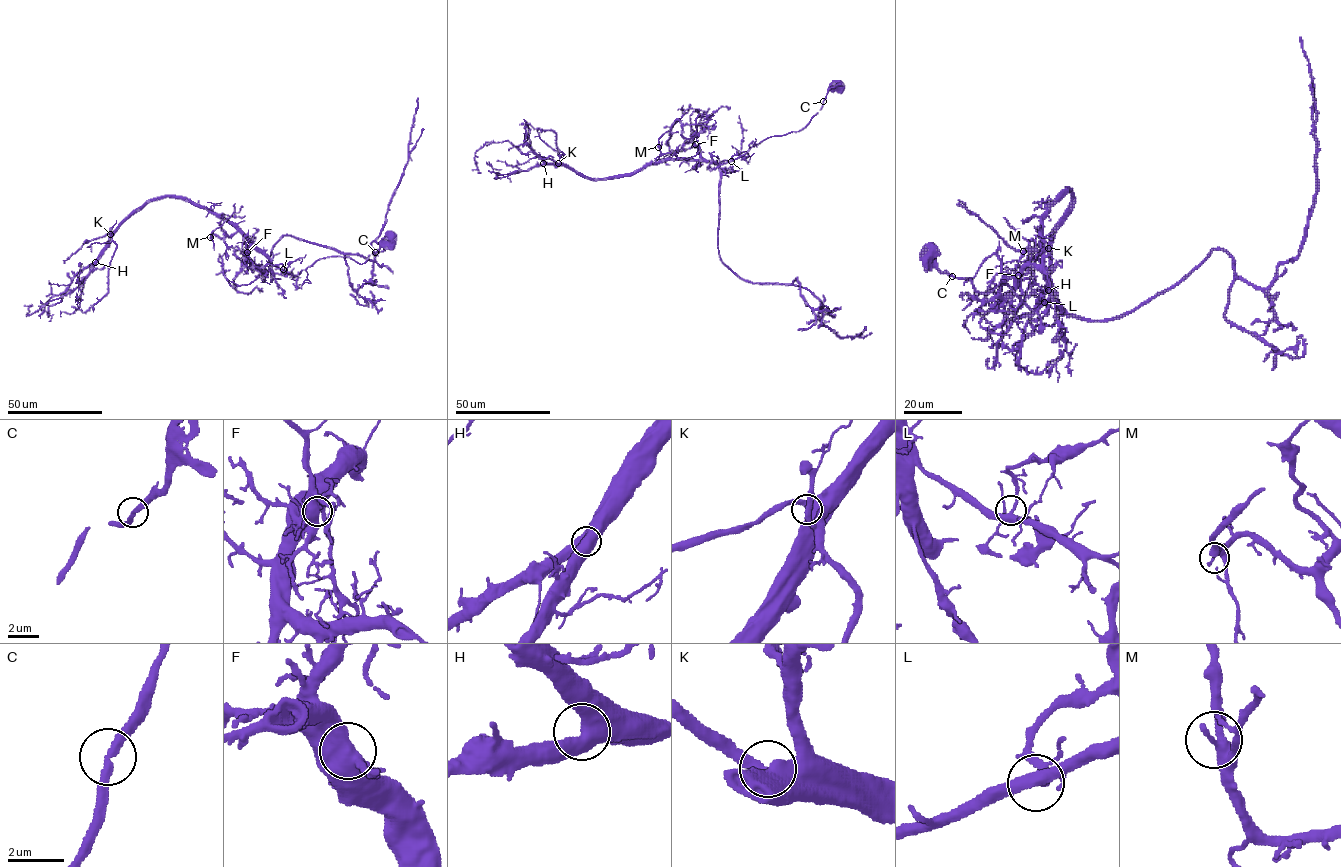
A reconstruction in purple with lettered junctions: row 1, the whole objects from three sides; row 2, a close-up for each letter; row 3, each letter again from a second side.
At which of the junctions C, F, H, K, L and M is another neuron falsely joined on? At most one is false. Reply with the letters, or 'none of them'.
none of them

